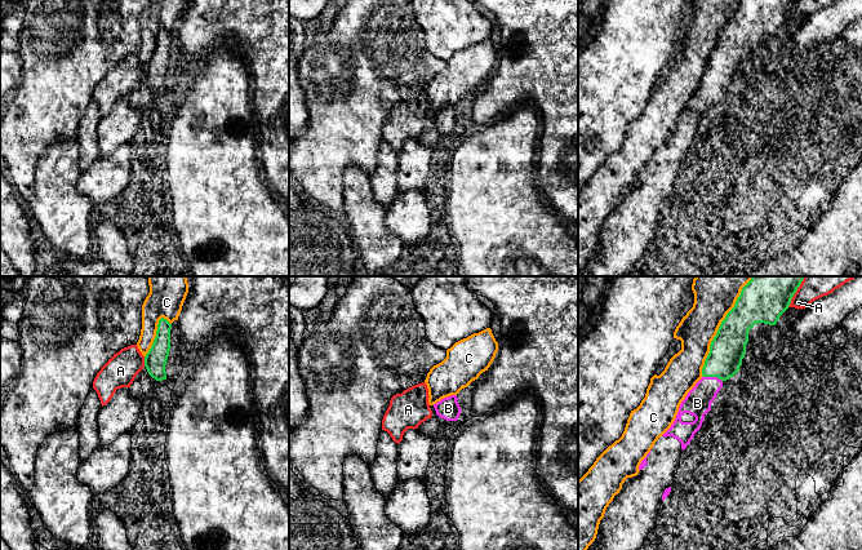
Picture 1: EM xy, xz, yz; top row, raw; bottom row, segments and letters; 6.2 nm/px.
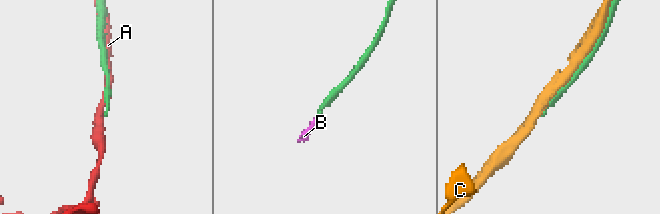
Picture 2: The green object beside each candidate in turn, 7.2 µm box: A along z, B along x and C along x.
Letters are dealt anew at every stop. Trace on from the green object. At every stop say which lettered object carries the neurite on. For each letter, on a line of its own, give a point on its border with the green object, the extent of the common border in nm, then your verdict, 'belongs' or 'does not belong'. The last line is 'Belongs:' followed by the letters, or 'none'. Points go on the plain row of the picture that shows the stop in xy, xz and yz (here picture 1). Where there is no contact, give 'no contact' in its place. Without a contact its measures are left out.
A: meets green in yz at (791, 9); contact 130 nm long; does not belong
B: meets green in yz at (712, 87); contact 120 nm long; belongs
C: meets green in yz at (716, 44); contact 600 nm long; does not belong
Belongs: B

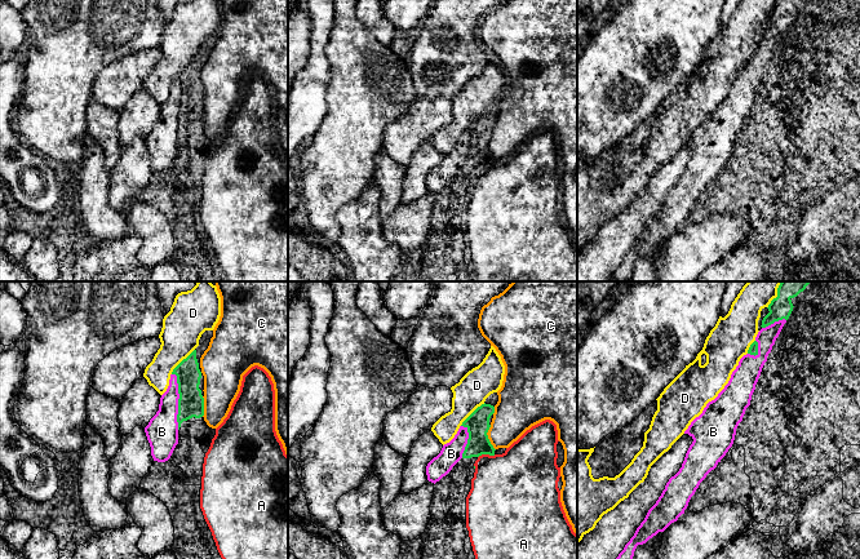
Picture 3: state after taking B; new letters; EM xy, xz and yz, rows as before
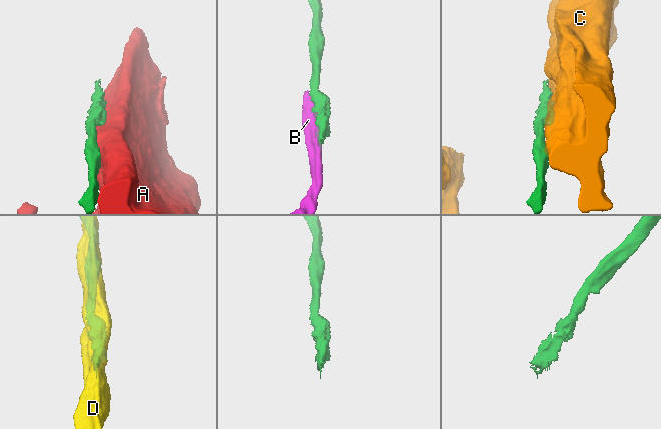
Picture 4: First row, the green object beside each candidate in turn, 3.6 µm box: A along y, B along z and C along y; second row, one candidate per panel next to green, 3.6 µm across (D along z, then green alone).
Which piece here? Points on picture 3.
A: meets green in xz at (486, 164); contact 110 nm long; does not belong
B: meets green in xy at (178, 111); contact 360 nm long; belongs
C: meets green in xz at (487, 149); contact 160 nm long; does not belong
D: meets green in xy at (181, 72); contact 220 nm long; does not belong
Belongs: B

